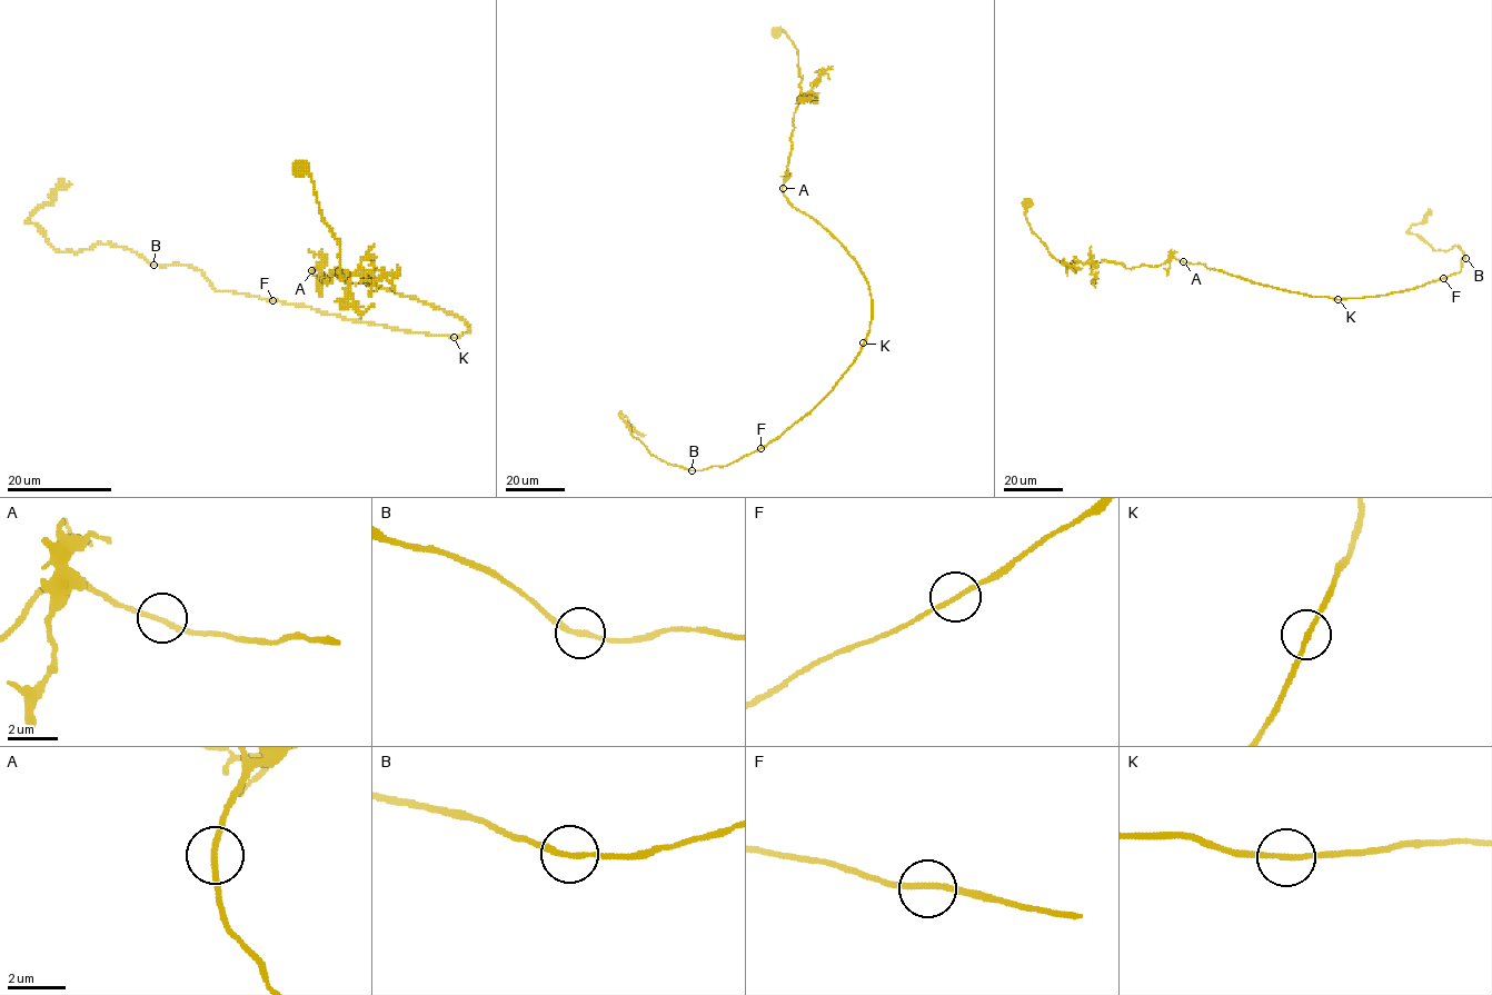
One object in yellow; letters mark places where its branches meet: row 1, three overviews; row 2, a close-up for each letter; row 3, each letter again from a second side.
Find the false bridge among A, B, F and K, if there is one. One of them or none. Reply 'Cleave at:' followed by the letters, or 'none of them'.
Cleave at: none of them

